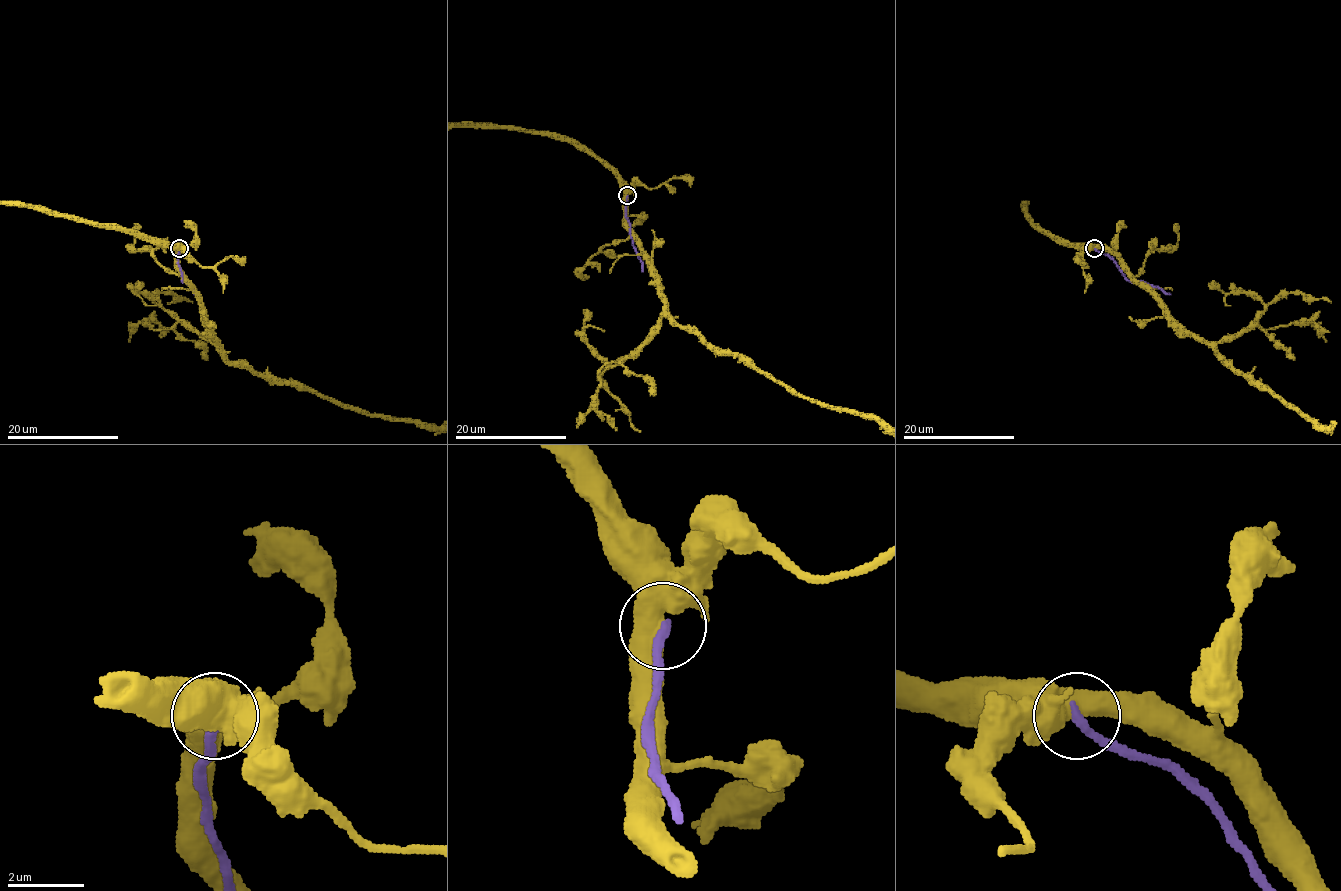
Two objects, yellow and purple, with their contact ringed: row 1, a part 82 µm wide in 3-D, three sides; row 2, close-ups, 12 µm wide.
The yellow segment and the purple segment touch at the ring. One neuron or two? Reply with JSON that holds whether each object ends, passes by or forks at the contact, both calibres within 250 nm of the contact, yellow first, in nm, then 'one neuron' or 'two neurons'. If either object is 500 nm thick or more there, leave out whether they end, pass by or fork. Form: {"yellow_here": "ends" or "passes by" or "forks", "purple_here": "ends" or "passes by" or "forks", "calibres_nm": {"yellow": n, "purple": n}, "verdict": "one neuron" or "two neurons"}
{"calibres_nm": {"yellow": 600, "purple": 240}, "verdict": "two neurons"}

